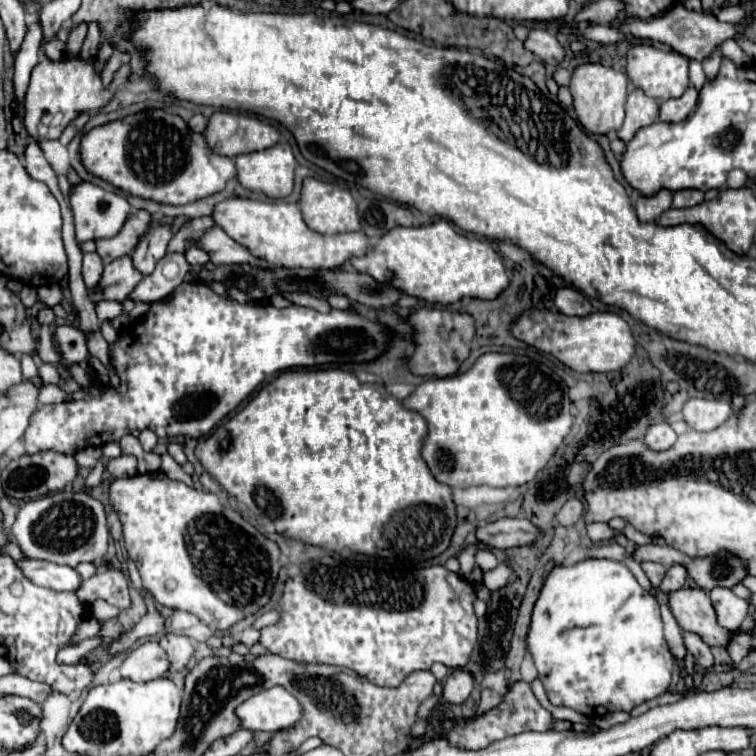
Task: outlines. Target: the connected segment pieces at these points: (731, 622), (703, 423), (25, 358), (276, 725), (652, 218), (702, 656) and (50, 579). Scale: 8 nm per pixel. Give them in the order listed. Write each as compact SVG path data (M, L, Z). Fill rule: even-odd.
M714 588L710 592L710 600L712 600L712 606L716 610L720 626L730 630L730 632L736 632L748 614L748 602L738 598L728 588Z
M690 398L682 408L684 420L690 428L708 432L718 426L722 426L728 416L732 414L732 408L728 402L716 402L716 400L702 400L702 398Z
M22 354L20 356L20 364L22 364L22 374L24 374L24 378L28 378L28 380L32 380L32 382L40 382L38 380L38 374L36 374L36 364L32 362L32 358L28 356L28 354Z
M282 686L258 692L236 708L240 726L250 732L278 732L296 724L302 716L298 700Z
M660 190L656 196L652 198L638 198L636 202L636 214L640 218L640 222L656 222L660 218L660 214L664 210L668 210L672 206L672 192L668 190Z
M682 632L682 638L684 638L684 646L688 648L690 654L696 656L698 664L702 668L708 668L714 664L714 658L712 658L712 652L710 652L710 646L694 632Z
M30 558L16 560L16 566L20 566L20 570L24 570L24 576L36 582L38 586L52 590L76 590L82 582L76 570L70 566L58 566L52 562Z

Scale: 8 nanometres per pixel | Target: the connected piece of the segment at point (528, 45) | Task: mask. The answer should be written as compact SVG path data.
M530 30L524 40L524 48L532 50L532 54L546 64L560 64L564 60L564 48L558 44L554 32L548 30Z

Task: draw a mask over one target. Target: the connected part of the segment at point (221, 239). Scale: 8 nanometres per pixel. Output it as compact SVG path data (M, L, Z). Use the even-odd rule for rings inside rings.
M214 226L212 230L208 230L208 234L204 234L204 238L200 238L198 246L208 252L210 262L214 262L216 266L220 264L254 264L254 266L266 266L264 260L254 258L244 246L240 246L238 242L234 242L222 228Z

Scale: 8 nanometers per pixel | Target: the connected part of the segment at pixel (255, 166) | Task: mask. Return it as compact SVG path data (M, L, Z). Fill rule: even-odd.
M278 142L266 150L236 156L238 182L270 198L286 198L294 186L296 158L288 142Z

